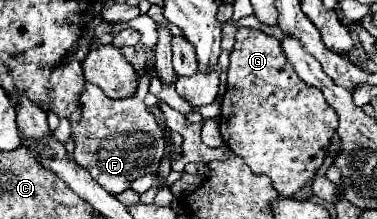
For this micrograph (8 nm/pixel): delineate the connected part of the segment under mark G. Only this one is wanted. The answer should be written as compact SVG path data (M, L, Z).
M243 27L237 31L235 47L231 51L231 63L227 67L227 91L221 101L219 125L227 147L243 157L253 173L267 175L279 195L291 197L303 185L313 181L315 171L328 155L331 137L337 131L337 113L325 101L319 89L305 85L305 81L301 81L297 73L293 73L293 65L289 65L279 39L263 31Z

